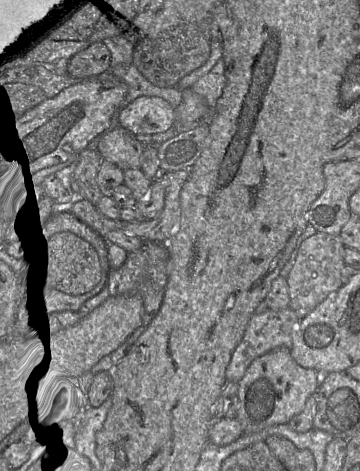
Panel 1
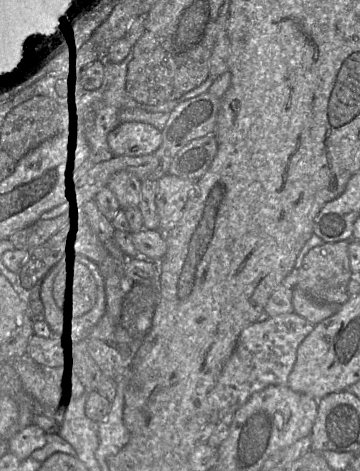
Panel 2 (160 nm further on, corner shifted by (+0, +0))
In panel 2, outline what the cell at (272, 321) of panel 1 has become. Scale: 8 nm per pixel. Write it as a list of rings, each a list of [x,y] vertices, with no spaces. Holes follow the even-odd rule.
[[[294,311],[273,317],[261,316],[258,321],[245,327],[217,383],[208,393],[211,409],[236,412],[254,393],[270,385],[288,385],[298,347],[314,327],[314,324]]]

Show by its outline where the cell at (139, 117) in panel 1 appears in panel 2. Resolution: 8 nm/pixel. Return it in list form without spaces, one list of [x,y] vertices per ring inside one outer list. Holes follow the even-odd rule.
[[[124,122],[108,136],[113,155],[142,156],[156,151],[162,143],[162,131],[144,122]]]

